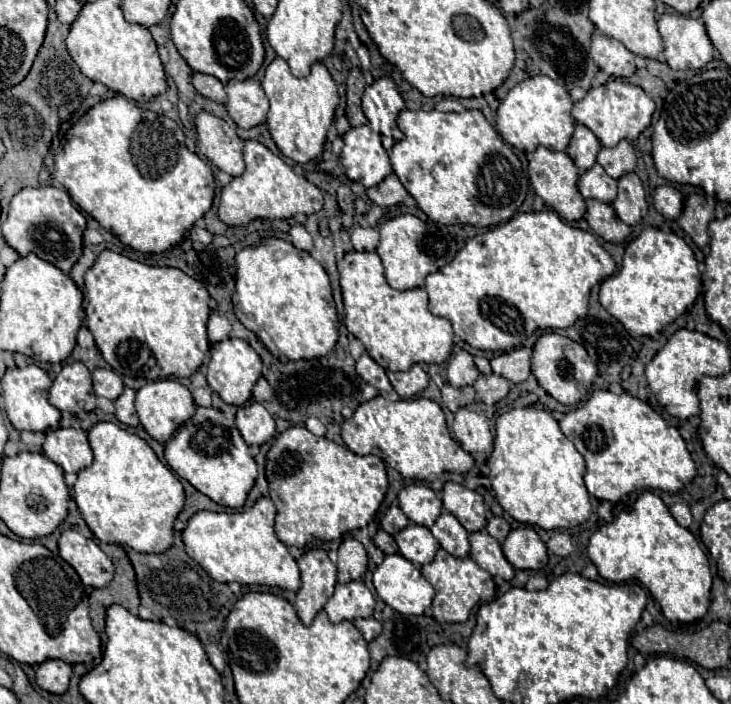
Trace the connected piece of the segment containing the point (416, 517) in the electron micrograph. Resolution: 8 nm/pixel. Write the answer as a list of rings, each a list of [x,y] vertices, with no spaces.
[[[408,485],[398,495],[400,509],[406,517],[418,525],[432,527],[442,513],[442,501],[426,485]]]

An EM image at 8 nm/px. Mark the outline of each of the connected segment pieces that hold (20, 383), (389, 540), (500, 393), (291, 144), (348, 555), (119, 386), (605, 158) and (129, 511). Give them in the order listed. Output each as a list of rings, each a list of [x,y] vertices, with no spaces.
[[[26,365],[26,367],[14,367],[6,369],[2,377],[2,395],[4,395],[4,409],[8,413],[10,423],[18,431],[46,431],[46,429],[58,429],[60,423],[60,411],[48,403],[48,391],[50,391],[50,377],[46,371],[42,371],[38,365]]]
[[[382,529],[376,533],[376,537],[374,537],[374,543],[376,543],[376,547],[378,547],[378,549],[380,549],[384,555],[398,553],[398,545],[396,545],[394,537],[392,537],[390,533],[382,531]]]
[[[480,375],[474,383],[474,389],[478,393],[478,399],[486,405],[494,405],[500,399],[504,399],[510,391],[510,381],[502,379],[498,375]]]
[[[276,57],[266,67],[266,75],[262,79],[262,89],[270,101],[270,111],[268,111],[266,123],[280,153],[300,165],[314,161],[324,149],[328,131],[334,121],[334,111],[336,111],[336,105],[340,99],[336,83],[330,77],[328,69],[322,63],[314,63],[308,77],[296,79],[290,73],[288,63],[284,59]]]
[[[346,537],[338,549],[338,583],[360,581],[366,571],[366,549],[360,541]]]
[[[96,369],[92,373],[92,381],[94,381],[94,393],[98,397],[106,397],[114,401],[124,391],[122,379],[110,369]]]
[[[620,141],[612,149],[602,147],[600,153],[598,153],[598,165],[602,165],[604,171],[612,179],[620,179],[622,175],[634,171],[634,167],[636,167],[636,151],[628,141]]]
[[[96,423],[88,431],[94,463],[78,473],[72,497],[100,543],[126,545],[138,553],[164,553],[174,543],[174,521],[184,507],[184,487],[150,445],[116,423]]]

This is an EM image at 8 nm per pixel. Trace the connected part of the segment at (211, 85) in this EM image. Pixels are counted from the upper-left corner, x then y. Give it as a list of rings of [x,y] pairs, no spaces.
[[[194,73],[194,89],[206,97],[206,99],[212,99],[216,103],[226,103],[226,91],[224,91],[224,85],[210,77],[210,75],[202,75],[202,73]]]

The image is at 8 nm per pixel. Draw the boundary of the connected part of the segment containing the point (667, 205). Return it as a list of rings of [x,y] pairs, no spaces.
[[[662,185],[654,193],[654,207],[666,219],[678,219],[682,213],[682,195],[668,185]]]

